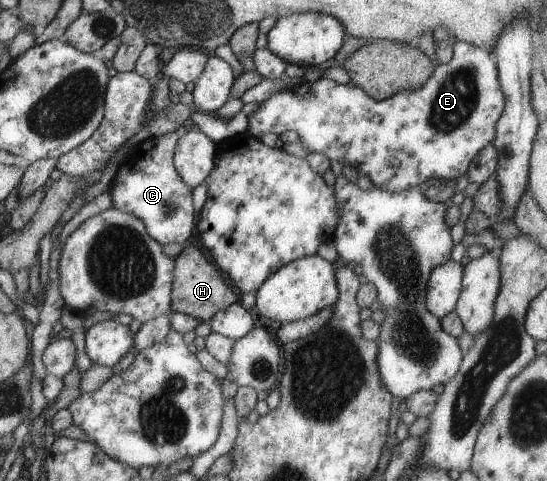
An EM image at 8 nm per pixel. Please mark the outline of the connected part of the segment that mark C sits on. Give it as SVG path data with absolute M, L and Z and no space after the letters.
M174 130L146 138L130 148L117 163L107 189L111 207L140 219L146 233L162 246L166 243L184 243L194 227L191 189L180 179L173 166L174 146L181 134Z

